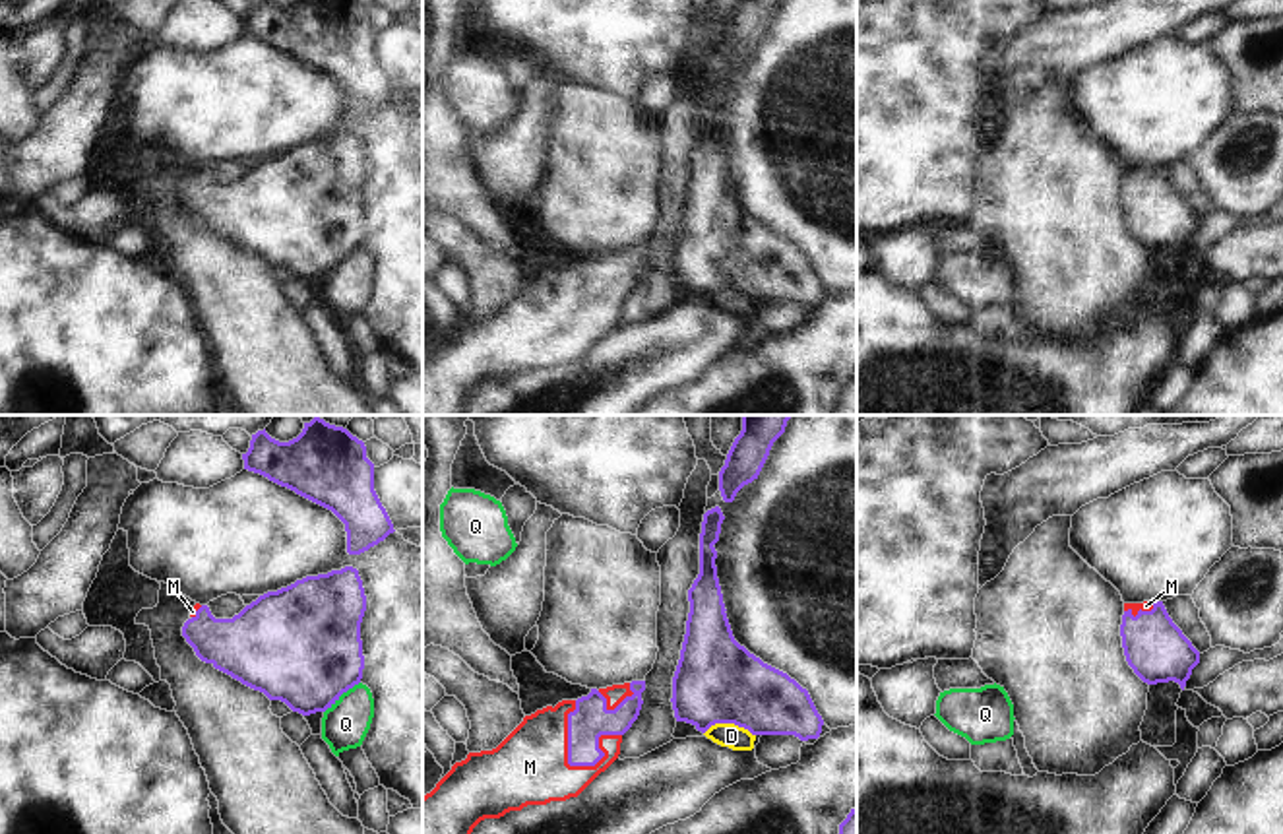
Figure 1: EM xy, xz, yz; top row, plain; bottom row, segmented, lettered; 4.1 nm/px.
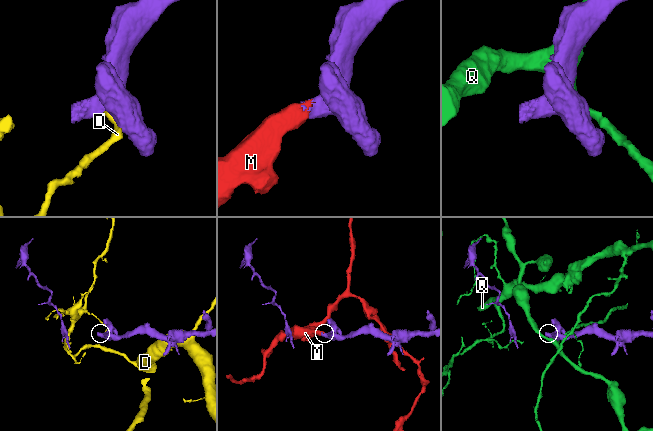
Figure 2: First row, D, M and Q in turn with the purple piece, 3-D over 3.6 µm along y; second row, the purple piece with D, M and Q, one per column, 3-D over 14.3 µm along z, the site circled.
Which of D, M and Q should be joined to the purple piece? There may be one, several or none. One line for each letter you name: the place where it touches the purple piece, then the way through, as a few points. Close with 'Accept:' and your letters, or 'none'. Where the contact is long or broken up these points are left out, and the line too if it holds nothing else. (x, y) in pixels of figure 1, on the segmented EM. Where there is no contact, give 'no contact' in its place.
M: contact xz (568, 745)
Accept: M

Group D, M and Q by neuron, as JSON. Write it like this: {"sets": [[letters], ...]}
{"sets": [["D"], ["M"], ["Q"]]}

